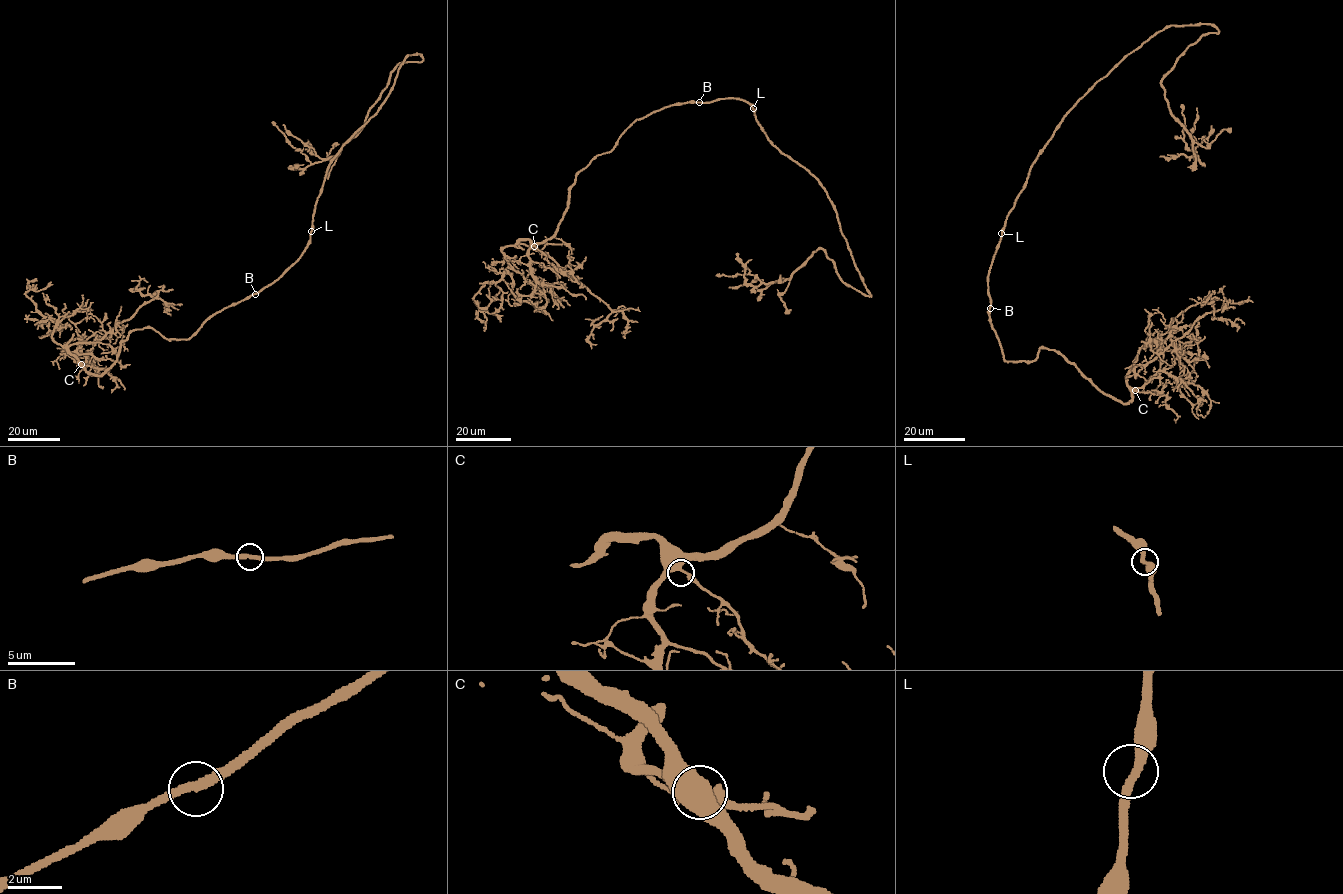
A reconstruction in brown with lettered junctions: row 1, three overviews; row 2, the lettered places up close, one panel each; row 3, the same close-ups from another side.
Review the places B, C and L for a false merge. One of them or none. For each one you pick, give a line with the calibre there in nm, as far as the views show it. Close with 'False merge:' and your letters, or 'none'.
False merge: none

